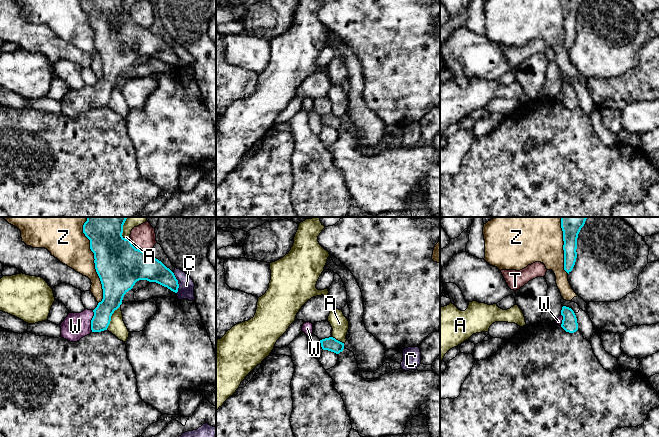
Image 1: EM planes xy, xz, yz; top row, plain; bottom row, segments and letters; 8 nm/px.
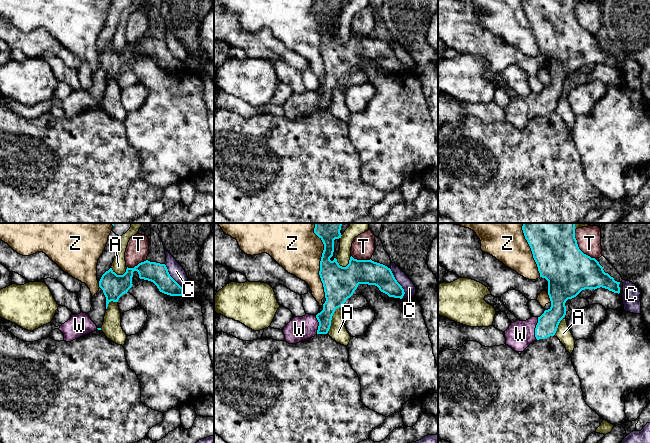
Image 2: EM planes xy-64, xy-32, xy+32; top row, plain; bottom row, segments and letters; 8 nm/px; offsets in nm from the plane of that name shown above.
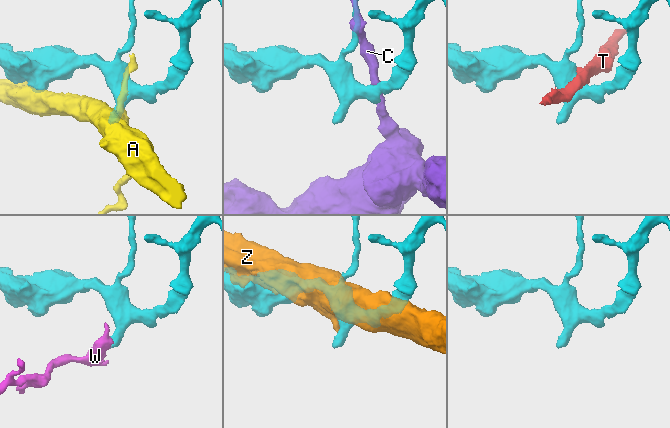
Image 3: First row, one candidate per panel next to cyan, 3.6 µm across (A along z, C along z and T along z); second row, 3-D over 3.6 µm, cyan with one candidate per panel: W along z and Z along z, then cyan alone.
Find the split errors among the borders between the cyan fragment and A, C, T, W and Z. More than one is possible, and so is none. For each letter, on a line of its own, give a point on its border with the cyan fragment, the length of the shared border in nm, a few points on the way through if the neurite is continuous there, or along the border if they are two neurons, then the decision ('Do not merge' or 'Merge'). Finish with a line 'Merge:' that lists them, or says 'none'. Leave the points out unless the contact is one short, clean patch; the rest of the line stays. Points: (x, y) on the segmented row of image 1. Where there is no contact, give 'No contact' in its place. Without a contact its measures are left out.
A: Touches cyan at xy (110, 317). Shared border 240 nm. Do not merge
C: Touches cyan at xy (177, 283). Shared border 160 nm. Do not merge
T: Touches cyan at xy (138, 249). Shared border 200 nm. Boundary: xy (129, 239), (136, 248), (149, 252). Do not merge
W: Touches cyan at xy (91, 321). Shared border 180 nm. Path across: xy (112, 298), (91, 321), (75, 326). Merge
Z: Touches cyan at xy (94, 260). Shared border 700 nm. Do not merge
Merge: W

